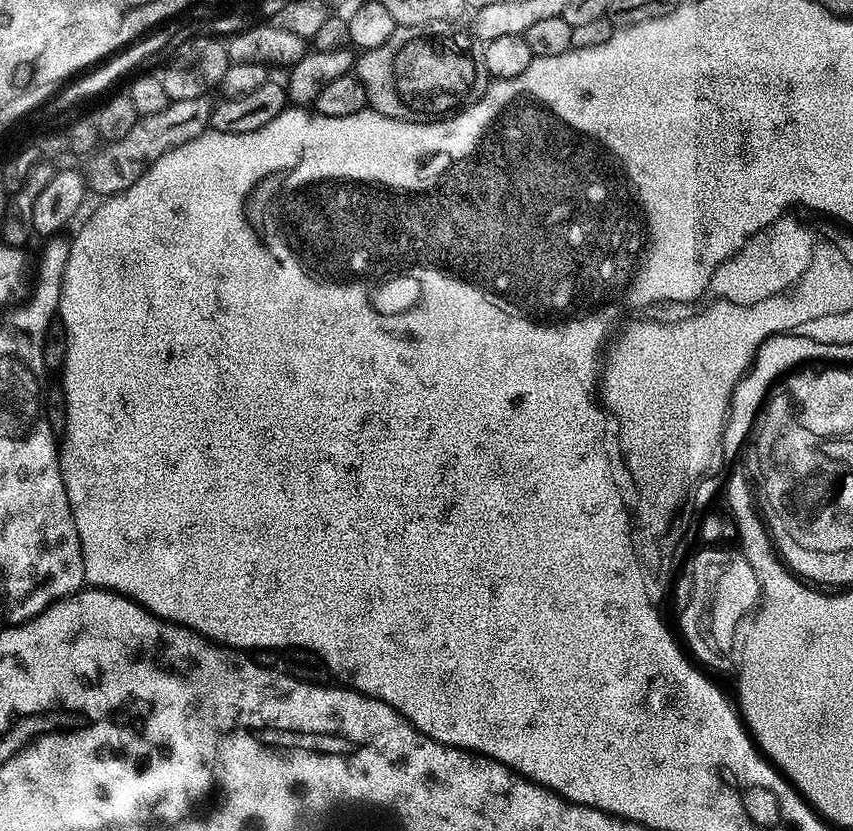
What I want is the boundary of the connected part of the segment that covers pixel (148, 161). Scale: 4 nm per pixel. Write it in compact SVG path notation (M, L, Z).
M205 95L173 100L169 101L168 106L160 112L139 117L136 125L126 134L125 138L109 143L103 147L106 149L99 149L93 155L94 165L84 174L89 191L98 193L98 196L116 195L119 192L124 192L162 154L166 154L180 145L185 145L186 142L192 141L207 131L211 123L213 109L208 100Z

